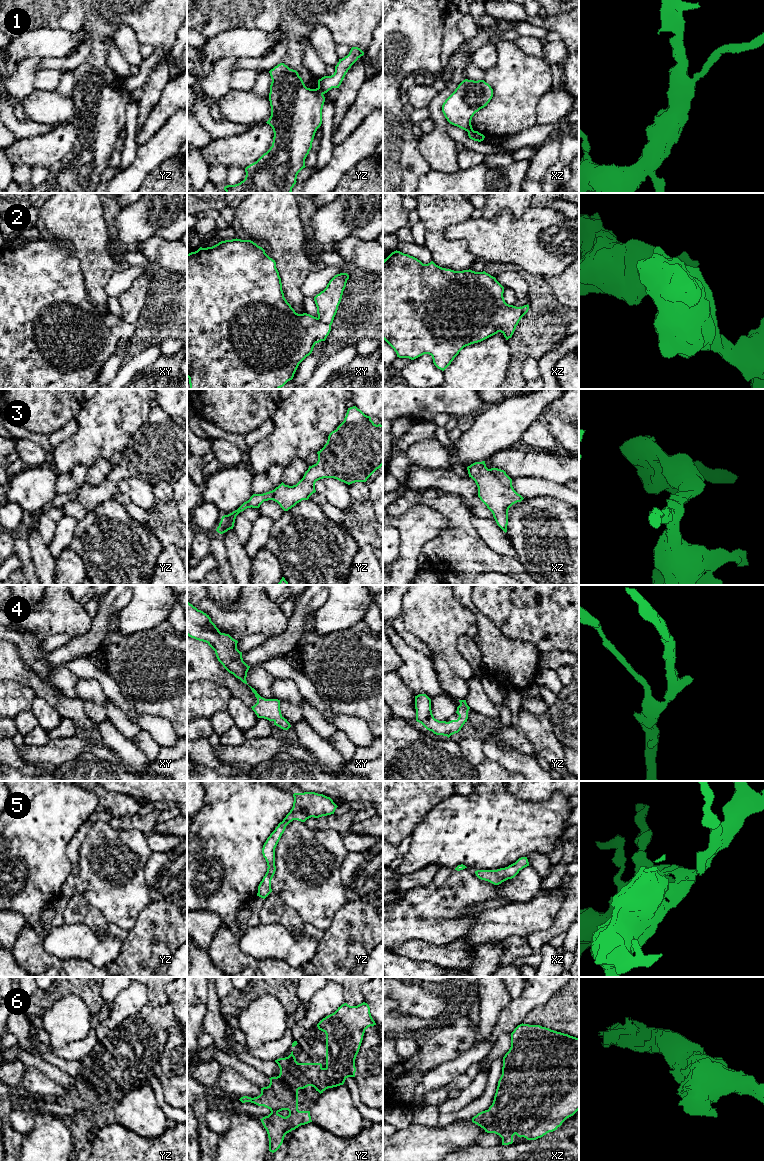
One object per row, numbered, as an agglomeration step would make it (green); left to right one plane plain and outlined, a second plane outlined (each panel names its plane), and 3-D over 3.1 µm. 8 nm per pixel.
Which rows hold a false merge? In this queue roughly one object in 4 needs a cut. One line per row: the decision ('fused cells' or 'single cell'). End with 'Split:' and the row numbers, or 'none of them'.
1: fused cells
2: single cell
3: single cell
4: single cell
5: single cell
6: single cell
Split: 1

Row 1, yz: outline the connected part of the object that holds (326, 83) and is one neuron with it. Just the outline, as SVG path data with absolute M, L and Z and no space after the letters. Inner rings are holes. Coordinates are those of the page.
M352 47L349 54L342 59L335 66L335 72L331 76L324 76L318 80L318 88L322 94L327 93L332 88L339 88L346 73L351 66L364 55L364 52L358 47Z

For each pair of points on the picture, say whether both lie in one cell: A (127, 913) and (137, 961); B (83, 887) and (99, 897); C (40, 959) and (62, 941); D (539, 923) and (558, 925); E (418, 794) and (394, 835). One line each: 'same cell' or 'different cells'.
A: different cells
B: same cell
C: different cells
D: different cells
E: same cell

